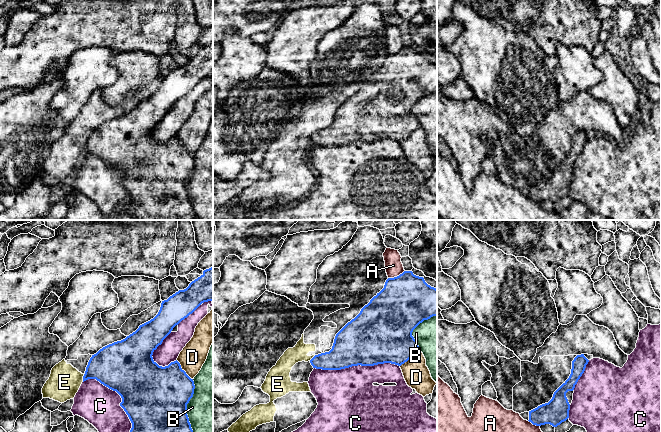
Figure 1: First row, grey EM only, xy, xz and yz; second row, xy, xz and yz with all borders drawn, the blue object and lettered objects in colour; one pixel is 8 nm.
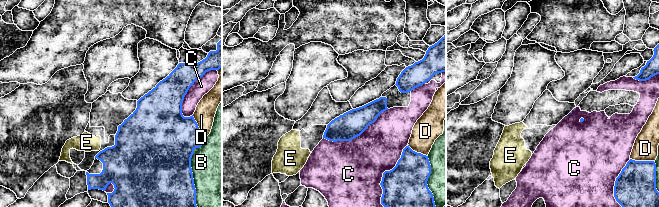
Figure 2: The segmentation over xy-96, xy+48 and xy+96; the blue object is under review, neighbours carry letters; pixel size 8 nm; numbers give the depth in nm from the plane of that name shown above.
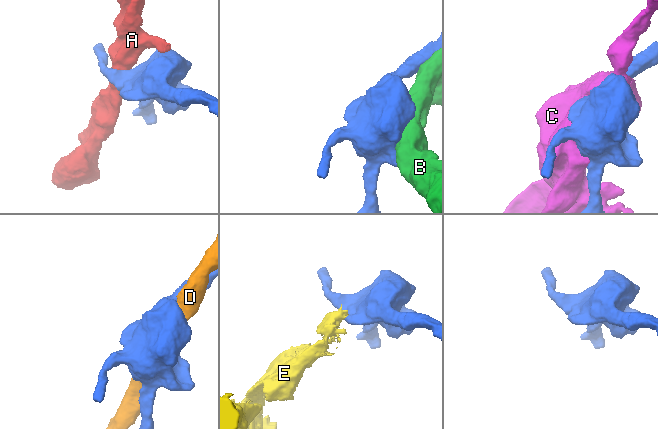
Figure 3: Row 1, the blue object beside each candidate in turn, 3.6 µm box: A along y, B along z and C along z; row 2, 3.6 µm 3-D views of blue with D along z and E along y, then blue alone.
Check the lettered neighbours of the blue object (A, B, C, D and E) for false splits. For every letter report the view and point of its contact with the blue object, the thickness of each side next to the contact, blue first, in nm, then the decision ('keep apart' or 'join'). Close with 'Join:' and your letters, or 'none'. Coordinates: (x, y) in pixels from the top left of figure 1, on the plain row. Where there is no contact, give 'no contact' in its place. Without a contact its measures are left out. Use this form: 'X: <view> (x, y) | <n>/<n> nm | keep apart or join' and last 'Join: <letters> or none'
A: xz (397, 52) | 420/140 nm | keep apart
B: xy (186, 187) | 500/400 nm | keep apart
C: xy (121, 178) | 480/320 nm | keep apart
D: xy (183, 146) | 440/200 nm | keep apart
E: xy (83, 154) | 320/260 nm | keep apart
Join: none

